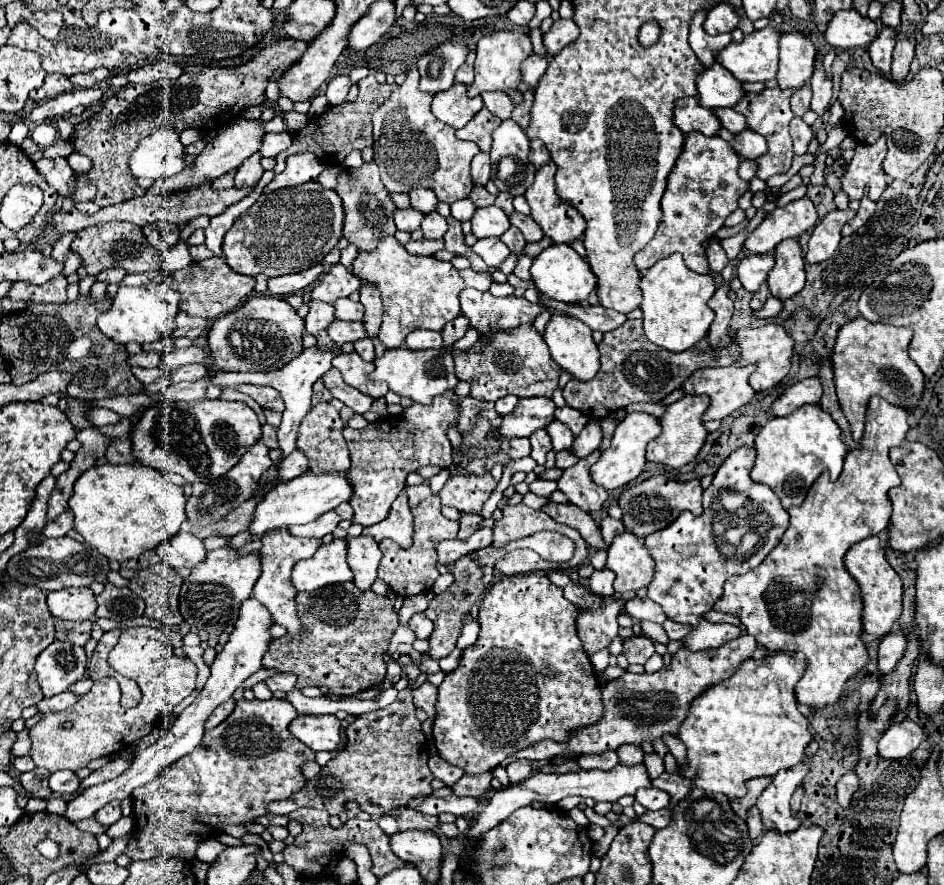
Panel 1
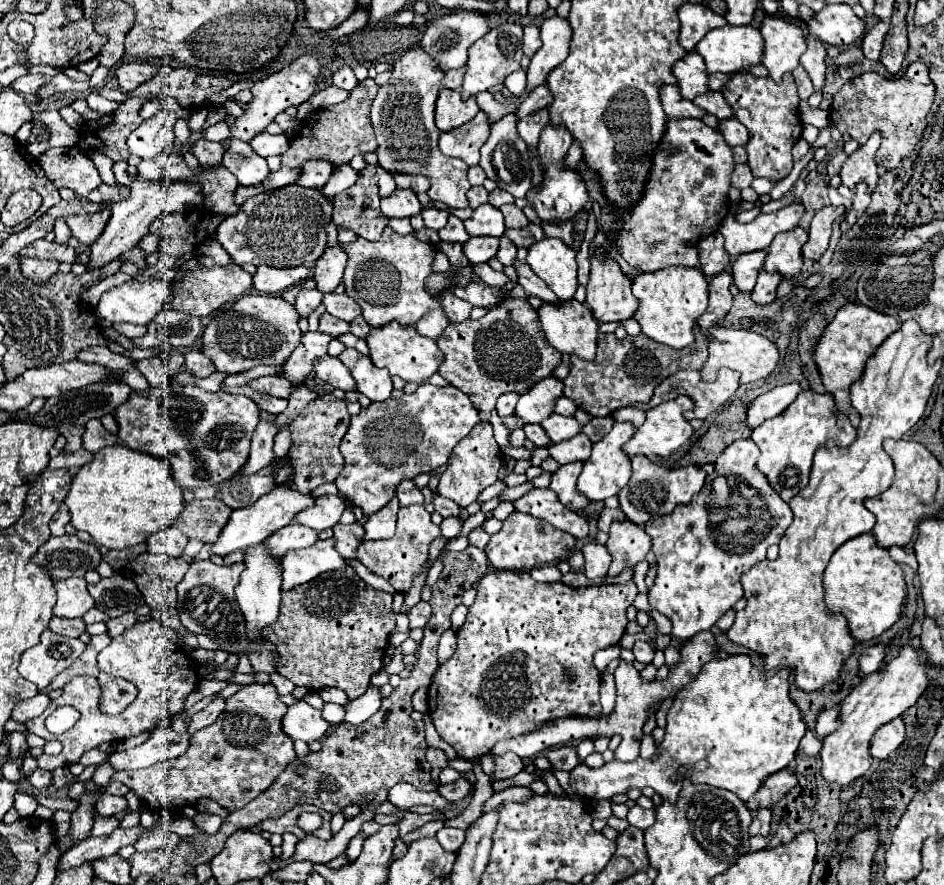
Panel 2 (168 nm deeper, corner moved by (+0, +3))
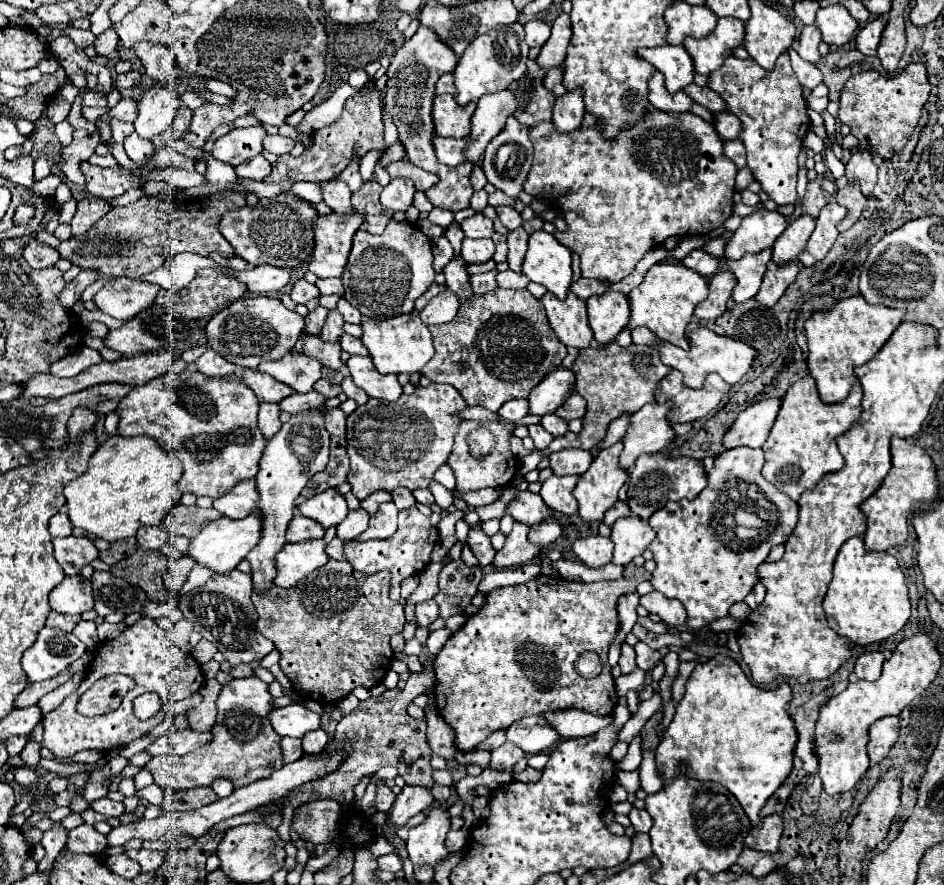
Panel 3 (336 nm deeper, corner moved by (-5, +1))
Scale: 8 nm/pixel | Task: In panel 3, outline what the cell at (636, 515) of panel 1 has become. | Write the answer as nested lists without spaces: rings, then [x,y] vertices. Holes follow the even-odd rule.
[[[643,454],[637,458],[635,468],[629,472],[629,508],[635,512],[639,518],[649,518],[653,512],[663,508],[669,500],[679,502],[681,498],[693,500],[703,488],[707,486],[707,472],[703,464],[695,458],[679,456],[671,458],[665,454]]]

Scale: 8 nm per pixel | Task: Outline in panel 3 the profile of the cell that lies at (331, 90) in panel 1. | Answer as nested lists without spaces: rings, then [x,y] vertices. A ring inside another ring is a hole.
[[[363,68],[353,70],[353,72],[349,74],[349,84],[351,84],[353,88],[363,88],[369,80],[371,80],[371,76],[367,76],[367,72],[365,72]]]

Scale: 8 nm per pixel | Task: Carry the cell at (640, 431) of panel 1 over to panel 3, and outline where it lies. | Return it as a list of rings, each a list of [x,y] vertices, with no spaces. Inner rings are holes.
[[[621,442],[601,450],[591,462],[591,468],[579,476],[573,496],[579,502],[583,522],[601,522],[603,514],[617,502],[617,492],[627,480],[627,472],[619,470]]]

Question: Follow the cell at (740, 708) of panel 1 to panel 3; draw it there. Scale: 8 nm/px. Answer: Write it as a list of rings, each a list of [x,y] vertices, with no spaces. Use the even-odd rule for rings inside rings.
[[[713,656],[709,662],[697,664],[685,684],[685,694],[677,704],[675,718],[665,730],[661,744],[655,750],[663,782],[669,784],[671,780],[675,780],[681,772],[681,764],[687,764],[687,776],[721,782],[743,806],[745,814],[751,820],[751,828],[759,828],[761,808],[765,806],[767,798],[783,784],[783,780],[793,768],[793,750],[797,744],[797,732],[793,720],[785,710],[789,700],[791,700],[789,684],[783,682],[775,690],[757,688],[743,674],[739,664],[727,656]]]

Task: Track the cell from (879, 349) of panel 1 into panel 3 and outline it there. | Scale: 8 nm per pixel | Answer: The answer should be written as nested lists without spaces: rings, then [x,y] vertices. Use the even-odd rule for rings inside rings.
[[[861,294],[839,300],[829,310],[815,310],[811,314],[811,318],[805,322],[805,334],[809,346],[807,368],[817,382],[817,390],[823,402],[833,404],[849,396],[851,386],[857,384],[853,368],[869,362],[889,340],[889,336],[901,324],[901,320],[903,320],[903,310],[879,304],[867,304]]]

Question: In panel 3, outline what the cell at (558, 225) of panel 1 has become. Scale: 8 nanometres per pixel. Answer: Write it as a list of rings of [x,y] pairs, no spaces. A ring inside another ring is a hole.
[[[575,88],[559,96],[553,104],[553,124],[559,132],[571,132],[581,126],[585,114],[583,90]]]

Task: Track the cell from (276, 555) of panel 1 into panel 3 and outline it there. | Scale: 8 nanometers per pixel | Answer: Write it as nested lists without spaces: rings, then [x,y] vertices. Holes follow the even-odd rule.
[[[299,512],[293,516],[287,528],[287,542],[299,542],[299,540],[309,540],[309,538],[323,538],[325,528],[319,526],[319,522],[301,516]]]

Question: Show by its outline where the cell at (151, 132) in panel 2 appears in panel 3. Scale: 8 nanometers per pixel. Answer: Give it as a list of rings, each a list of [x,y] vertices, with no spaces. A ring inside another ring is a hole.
[[[153,82],[149,90],[143,92],[139,98],[139,114],[133,120],[135,132],[141,138],[151,140],[155,134],[161,134],[167,130],[167,126],[173,122],[179,108],[179,94],[175,88]]]

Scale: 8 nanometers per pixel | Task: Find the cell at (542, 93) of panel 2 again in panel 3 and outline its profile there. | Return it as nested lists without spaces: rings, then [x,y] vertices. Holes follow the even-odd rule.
[[[561,66],[551,68],[551,70],[547,72],[547,76],[545,76],[545,86],[547,86],[547,90],[551,90],[555,96],[567,92],[567,88],[563,86],[563,68],[561,68]]]

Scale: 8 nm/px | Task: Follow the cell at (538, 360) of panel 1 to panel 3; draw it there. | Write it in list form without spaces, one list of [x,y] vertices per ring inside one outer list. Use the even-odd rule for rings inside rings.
[[[495,288],[489,294],[473,294],[469,300],[461,302],[457,316],[447,324],[435,324],[429,326],[435,346],[435,356],[427,366],[423,366],[421,374],[427,376],[431,382],[445,382],[459,390],[467,406],[483,406],[491,412],[497,412],[507,400],[513,398],[527,398],[533,386],[541,382],[541,378],[561,366],[563,358],[567,356],[567,346],[555,336],[553,328],[549,326],[549,320],[545,316],[541,300],[533,298],[529,290],[505,290]],[[457,364],[467,364],[465,370],[461,370]]]

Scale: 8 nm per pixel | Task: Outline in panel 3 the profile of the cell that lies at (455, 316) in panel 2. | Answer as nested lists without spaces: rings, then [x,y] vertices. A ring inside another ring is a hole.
[[[453,256],[451,262],[443,268],[445,274],[445,286],[449,290],[455,290],[459,294],[459,300],[471,298],[471,284],[469,284],[469,272],[467,272],[467,262],[461,256]]]

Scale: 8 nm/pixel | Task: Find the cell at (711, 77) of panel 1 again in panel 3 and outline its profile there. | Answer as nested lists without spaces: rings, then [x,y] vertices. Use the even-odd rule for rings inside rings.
[[[681,44],[639,48],[637,56],[645,62],[651,62],[651,66],[655,66],[655,70],[665,76],[665,88],[669,92],[677,92],[693,82],[695,70],[691,68],[691,56]]]

